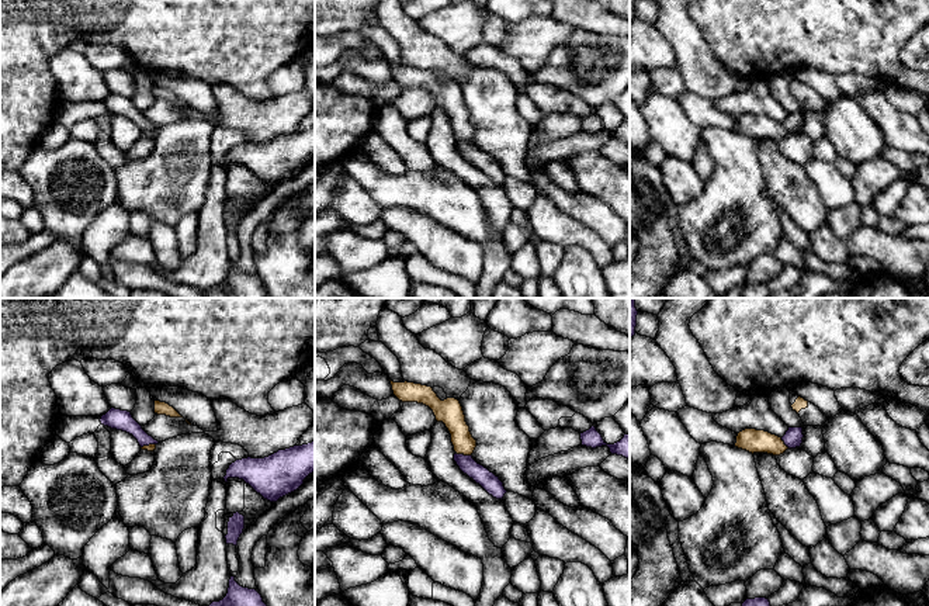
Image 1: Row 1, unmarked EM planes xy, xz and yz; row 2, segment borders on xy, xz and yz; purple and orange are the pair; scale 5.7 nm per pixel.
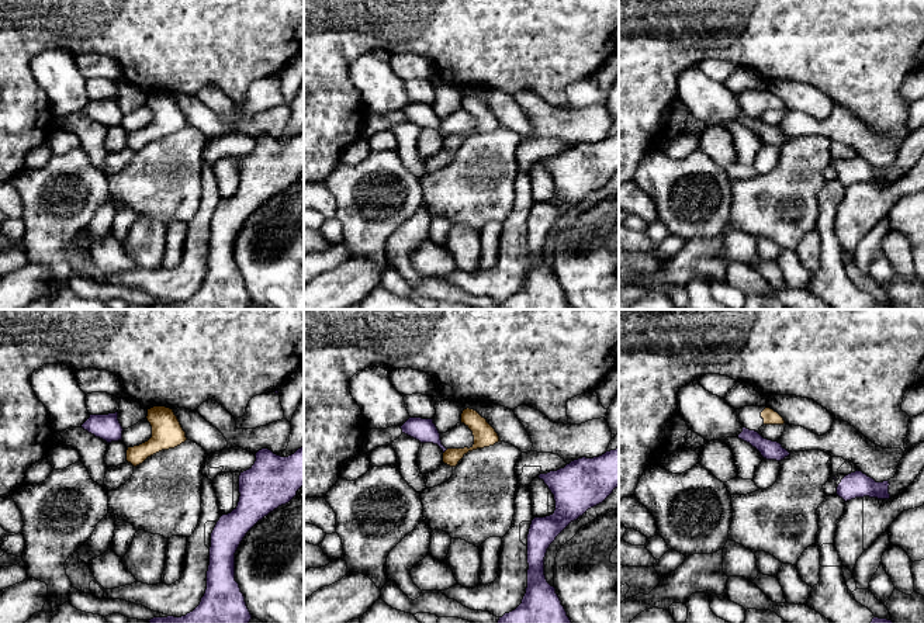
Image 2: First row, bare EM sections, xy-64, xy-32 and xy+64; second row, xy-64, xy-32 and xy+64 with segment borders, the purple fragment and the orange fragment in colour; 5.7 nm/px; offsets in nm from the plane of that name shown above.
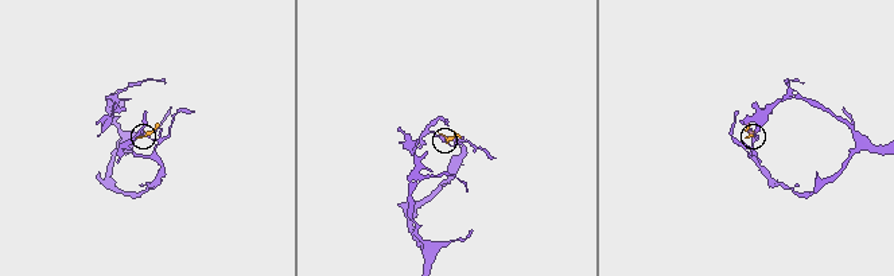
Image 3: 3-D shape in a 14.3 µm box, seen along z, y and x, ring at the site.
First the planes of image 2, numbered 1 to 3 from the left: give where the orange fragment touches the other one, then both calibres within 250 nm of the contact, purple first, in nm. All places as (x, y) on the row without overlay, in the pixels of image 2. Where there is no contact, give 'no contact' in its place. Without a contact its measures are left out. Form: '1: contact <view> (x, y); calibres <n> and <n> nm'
1: no contact
2: contact xy-32 (445, 135); calibres 140 and 130 nm
3: no contact

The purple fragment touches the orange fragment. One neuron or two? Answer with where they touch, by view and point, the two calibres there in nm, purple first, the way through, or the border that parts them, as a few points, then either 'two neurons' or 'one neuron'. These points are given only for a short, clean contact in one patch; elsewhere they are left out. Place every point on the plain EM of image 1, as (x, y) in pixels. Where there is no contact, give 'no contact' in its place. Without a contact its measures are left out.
xz (463, 139) | 100/140 nm | along xz (456, 137), (470, 141) | two neurons

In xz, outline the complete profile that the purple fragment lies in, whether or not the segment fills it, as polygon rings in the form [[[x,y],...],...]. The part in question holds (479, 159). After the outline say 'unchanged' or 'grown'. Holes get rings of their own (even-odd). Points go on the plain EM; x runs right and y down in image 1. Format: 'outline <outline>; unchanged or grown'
outline [[[454,139],[454,146],[460,155],[479,169],[489,180],[496,184],[503,184],[507,177],[503,167],[483,150],[478,149],[472,141]]]; unchanged

